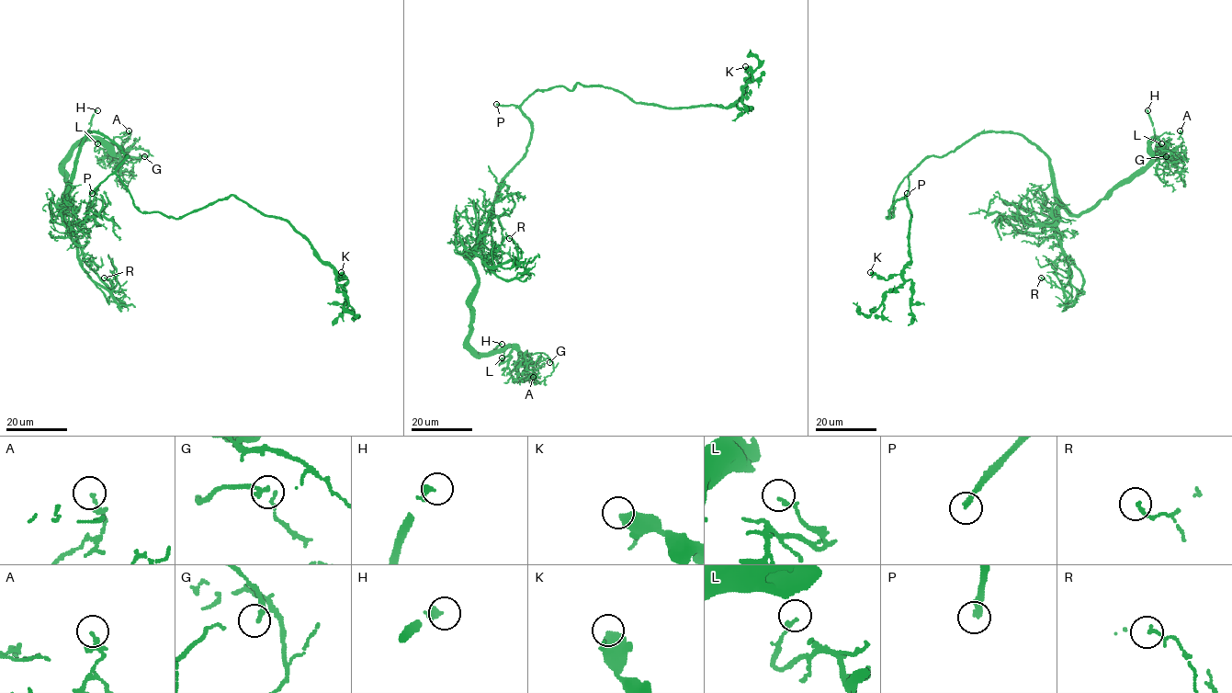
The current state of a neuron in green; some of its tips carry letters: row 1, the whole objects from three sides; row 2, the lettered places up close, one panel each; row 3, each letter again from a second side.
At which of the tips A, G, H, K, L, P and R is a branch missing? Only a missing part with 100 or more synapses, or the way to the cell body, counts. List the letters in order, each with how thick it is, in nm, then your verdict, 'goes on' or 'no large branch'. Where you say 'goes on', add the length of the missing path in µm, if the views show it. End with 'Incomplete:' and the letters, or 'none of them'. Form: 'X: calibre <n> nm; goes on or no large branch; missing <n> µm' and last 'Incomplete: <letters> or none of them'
A: calibre 150 nm; no large branch
G: calibre 150 nm; no large branch
H: calibre 280 nm; no large branch
K: calibre 550 nm; no large branch
L: calibre 160 nm; no large branch
P: calibre 280 nm; goes on; missing 100 µm
R: calibre 150 nm; no large branch
Incomplete: P

